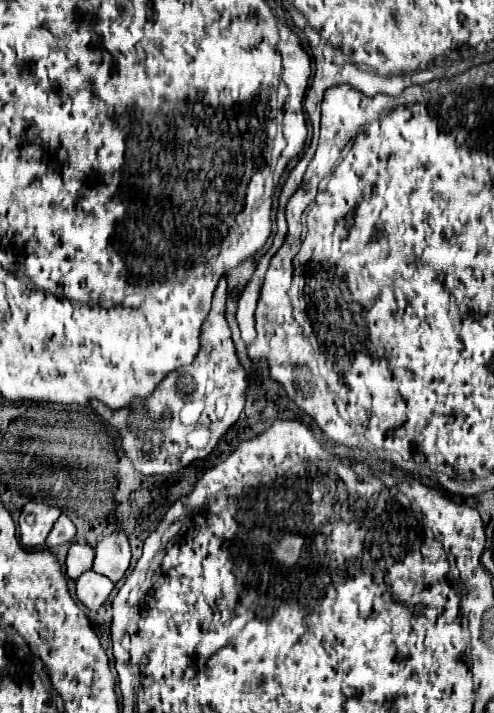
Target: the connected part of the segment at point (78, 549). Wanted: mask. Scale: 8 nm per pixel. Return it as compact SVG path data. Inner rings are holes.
M73 542L65 560L67 576L71 580L77 580L85 570L91 570L91 564L93 564L93 548L87 544Z

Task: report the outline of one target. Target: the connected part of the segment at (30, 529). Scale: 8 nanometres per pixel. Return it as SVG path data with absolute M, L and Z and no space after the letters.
M27 502L19 516L19 538L27 548L39 548L45 544L61 510L45 502Z

